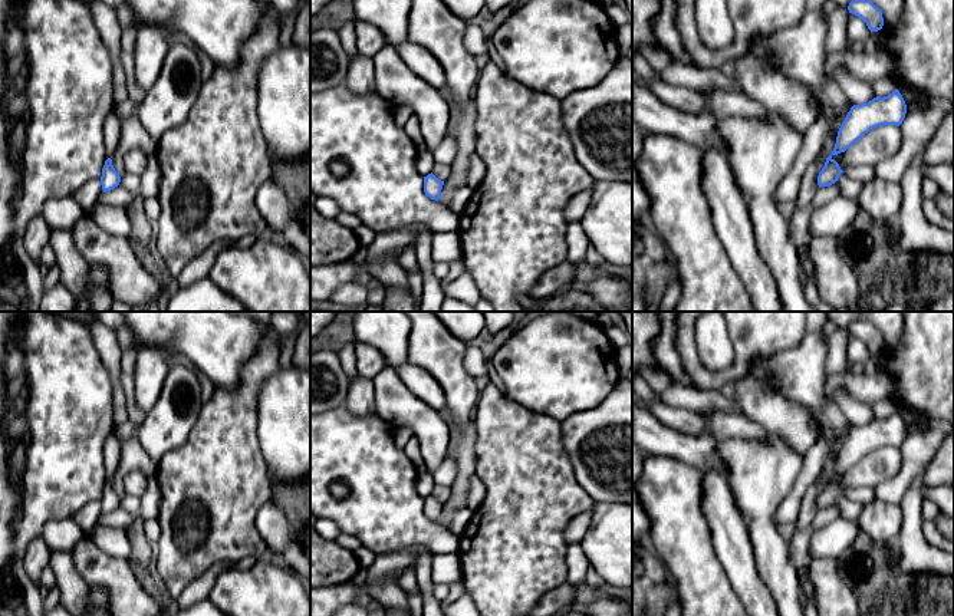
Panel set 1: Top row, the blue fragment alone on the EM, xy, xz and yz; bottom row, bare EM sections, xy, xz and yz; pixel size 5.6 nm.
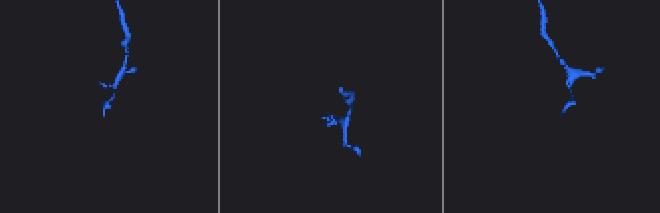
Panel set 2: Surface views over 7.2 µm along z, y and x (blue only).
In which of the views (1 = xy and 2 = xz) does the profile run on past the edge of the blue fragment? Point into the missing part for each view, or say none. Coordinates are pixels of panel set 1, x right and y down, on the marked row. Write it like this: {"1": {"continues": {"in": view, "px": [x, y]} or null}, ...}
{"1": {"continues": null}, "2": {"continues": null}}

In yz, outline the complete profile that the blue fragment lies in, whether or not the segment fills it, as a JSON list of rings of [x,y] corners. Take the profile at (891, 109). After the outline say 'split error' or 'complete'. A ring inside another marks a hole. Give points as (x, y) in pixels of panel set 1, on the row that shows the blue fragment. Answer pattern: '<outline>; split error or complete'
[[[898,89],[888,96],[876,96],[868,103],[853,105],[838,131],[836,144],[832,154],[826,158],[825,167],[818,175],[819,188],[835,184],[843,172],[839,164],[832,158],[833,155],[845,152],[858,139],[876,126],[899,126],[905,118],[905,113],[907,105]]]; complete

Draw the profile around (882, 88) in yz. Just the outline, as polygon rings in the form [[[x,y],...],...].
[[[892,78],[879,79],[871,83],[876,96],[884,98],[898,89],[898,83]]]

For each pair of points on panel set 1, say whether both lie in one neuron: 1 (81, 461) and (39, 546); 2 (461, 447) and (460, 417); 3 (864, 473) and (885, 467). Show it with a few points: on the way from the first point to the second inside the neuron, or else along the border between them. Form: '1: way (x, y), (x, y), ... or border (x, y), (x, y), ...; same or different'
1: border (42, 534), (29, 544), (23, 565); different
2: border (471, 418), (461, 425), (450, 427); different
3: way (869, 471), (880, 467); same

